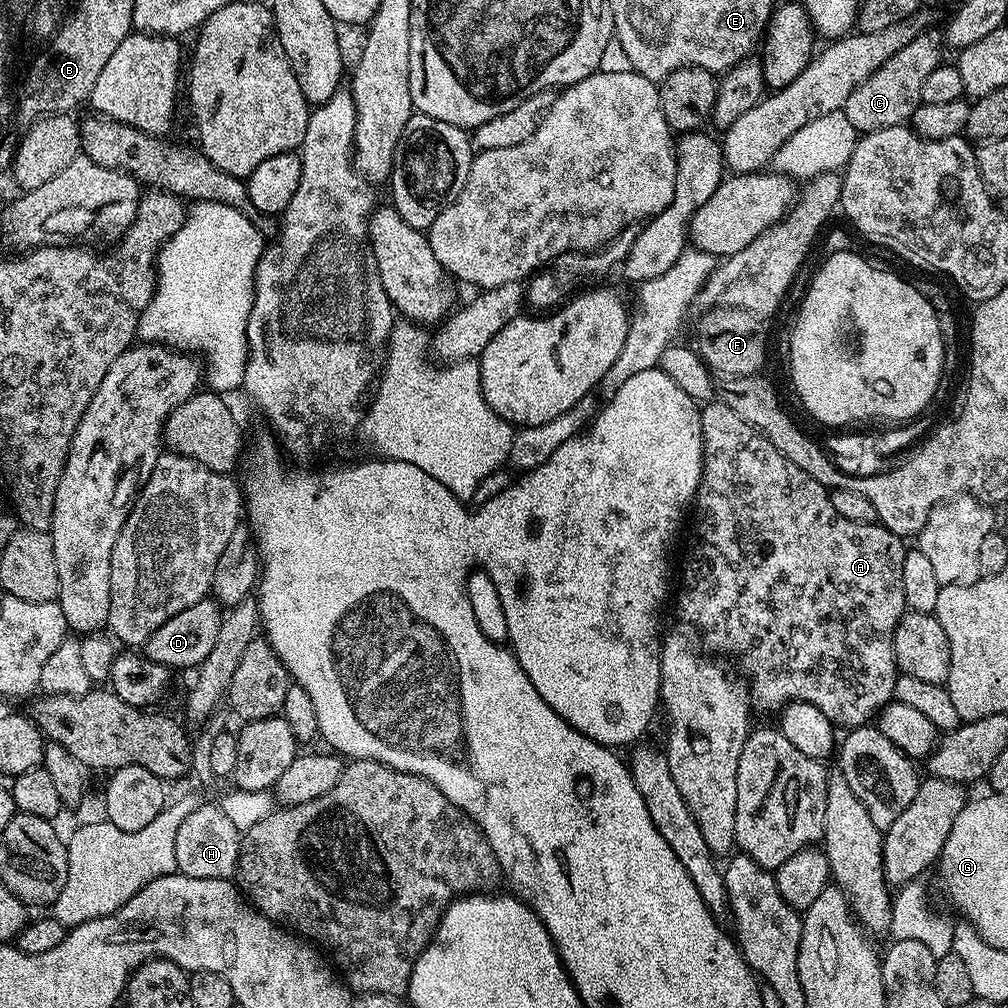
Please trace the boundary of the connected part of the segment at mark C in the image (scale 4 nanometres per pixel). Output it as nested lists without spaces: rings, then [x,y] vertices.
[[[936,30],[921,32],[906,46],[902,46],[902,50],[894,54],[894,58],[886,58],[886,62],[882,62],[882,66],[874,70],[874,74],[870,74],[870,78],[866,78],[866,82],[862,82],[862,86],[858,86],[854,94],[850,94],[850,98],[846,98],[842,111],[846,114],[846,118],[850,118],[850,126],[854,126],[857,133],[886,130],[890,126],[907,125],[911,121],[914,110],[921,104],[922,85],[925,84],[926,77],[942,62],[940,40],[942,44],[941,33],[939,36]]]

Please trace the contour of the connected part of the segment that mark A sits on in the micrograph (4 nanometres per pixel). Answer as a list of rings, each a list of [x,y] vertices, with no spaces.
[[[723,402],[705,403],[700,408],[700,421],[702,422],[702,438],[704,439],[704,472],[700,476],[700,485],[696,491],[696,499],[694,501],[696,525],[692,528],[692,541],[689,542],[688,553],[684,556],[684,569],[680,572],[680,597],[677,598],[676,604],[680,607],[681,614],[689,620],[685,621],[699,633],[705,645],[713,644],[720,652],[736,652],[737,658],[740,659],[740,668],[745,672],[743,675],[750,685],[751,703],[755,707],[757,704],[760,708],[777,708],[777,710],[780,710],[791,704],[794,700],[801,700],[802,702],[810,702],[810,706],[818,706],[818,710],[822,710],[822,714],[826,714],[826,718],[830,718],[833,725],[841,726],[840,724],[845,724],[843,727],[848,730],[867,725],[871,721],[868,719],[871,716],[873,719],[881,708],[885,708],[887,704],[893,703],[896,695],[898,669],[896,667],[896,659],[894,658],[894,630],[906,611],[906,594],[902,587],[902,562],[904,561],[906,551],[905,541],[901,537],[894,535],[889,528],[885,528],[879,522],[863,524],[862,522],[850,522],[850,518],[842,518],[842,514],[838,514],[838,510],[834,510],[829,489],[825,488],[824,485],[814,478],[810,478],[810,474],[806,474],[806,470],[798,470],[798,466],[794,466],[794,462],[790,462],[790,458],[782,455],[759,430],[747,424],[729,404]]]

